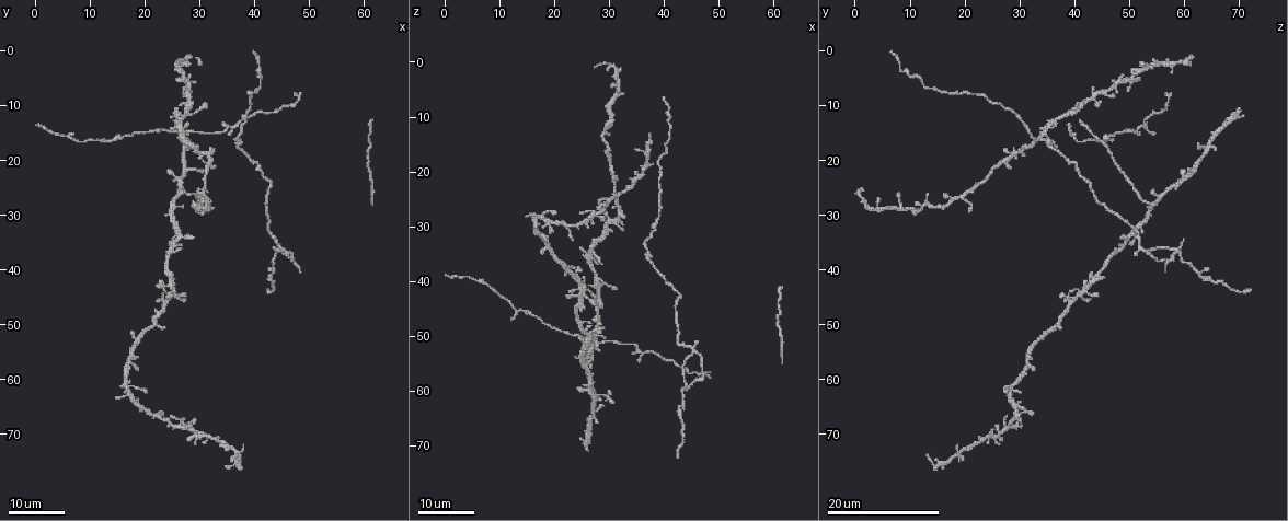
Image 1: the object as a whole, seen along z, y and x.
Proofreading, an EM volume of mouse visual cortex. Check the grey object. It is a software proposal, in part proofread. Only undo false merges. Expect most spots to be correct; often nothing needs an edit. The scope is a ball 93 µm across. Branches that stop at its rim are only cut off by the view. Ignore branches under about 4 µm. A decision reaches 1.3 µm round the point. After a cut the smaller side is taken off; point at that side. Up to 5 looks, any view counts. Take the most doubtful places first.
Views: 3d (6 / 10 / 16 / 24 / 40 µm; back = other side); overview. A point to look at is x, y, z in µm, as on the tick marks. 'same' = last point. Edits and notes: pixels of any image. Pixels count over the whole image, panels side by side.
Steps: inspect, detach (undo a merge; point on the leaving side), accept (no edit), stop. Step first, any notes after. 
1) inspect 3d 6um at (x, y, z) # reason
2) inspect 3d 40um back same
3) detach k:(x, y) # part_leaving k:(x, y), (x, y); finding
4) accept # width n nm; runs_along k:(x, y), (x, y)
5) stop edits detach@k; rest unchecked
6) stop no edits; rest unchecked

inspect 3d 24um at (46.0, 36.5, 52.5) # sudden change in width

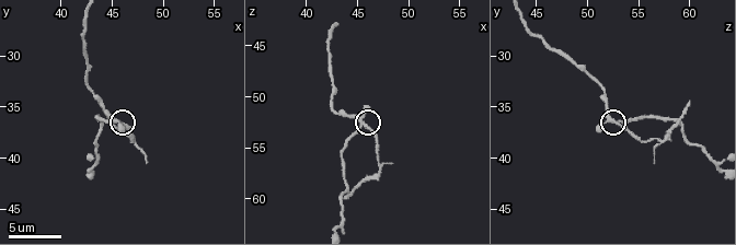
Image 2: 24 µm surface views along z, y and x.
inspect 3d 6um at (45.4, 36.6, 52.8) # zoom in

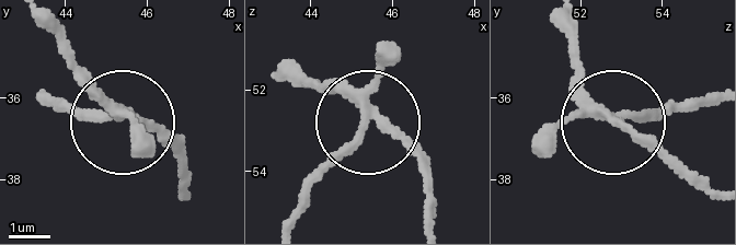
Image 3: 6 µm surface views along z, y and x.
detach 3:(392, 138) # part_leaving 3:(352, 98), (418, 161), (428, 224); two cells meet here

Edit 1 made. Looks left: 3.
inspect 3d 16um at (26.5, 34.5, 49.5) # side arm on a straight run

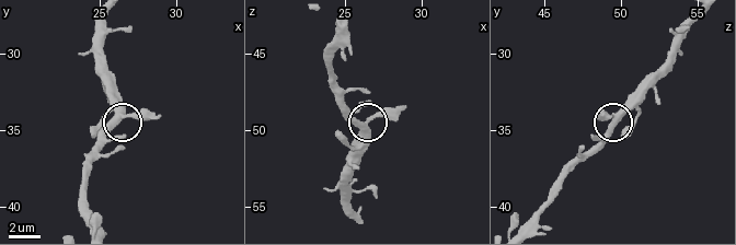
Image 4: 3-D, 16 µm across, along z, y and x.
inspect 3d 10um at (26.6, 34.0, 49.0) # closer look

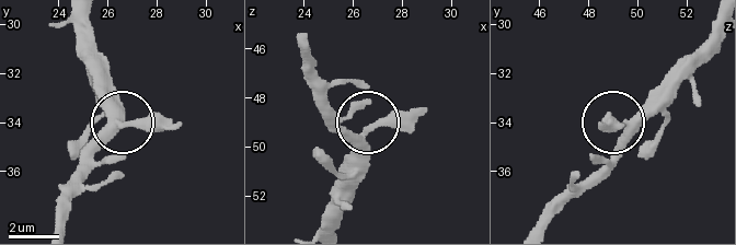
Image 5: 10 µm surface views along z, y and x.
accept # runs_along 5:(88, 23), (88, 67), (115, 124), (78, 165); one cell here

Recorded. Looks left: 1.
stop edits detach@3; rest unchecked

